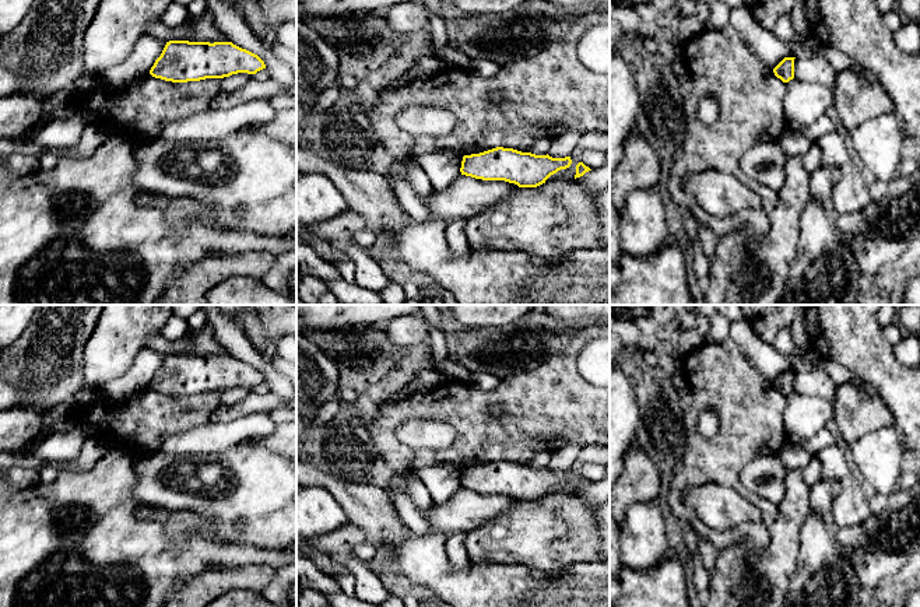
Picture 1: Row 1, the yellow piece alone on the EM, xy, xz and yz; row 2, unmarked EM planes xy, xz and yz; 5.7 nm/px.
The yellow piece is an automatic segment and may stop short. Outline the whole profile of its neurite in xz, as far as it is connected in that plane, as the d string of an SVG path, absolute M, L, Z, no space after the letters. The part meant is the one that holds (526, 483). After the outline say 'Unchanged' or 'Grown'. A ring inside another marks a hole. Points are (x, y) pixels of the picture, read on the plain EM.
M496 460L480 467L464 469L461 488L482 494L505 494L519 501L537 501L561 483L569 481L570 470L552 471Z. Unchanged

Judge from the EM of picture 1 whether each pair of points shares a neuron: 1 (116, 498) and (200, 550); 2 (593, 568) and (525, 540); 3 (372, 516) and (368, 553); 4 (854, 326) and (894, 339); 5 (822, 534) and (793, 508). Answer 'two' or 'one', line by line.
1: one
2: two
3: two
4: two
5: two

